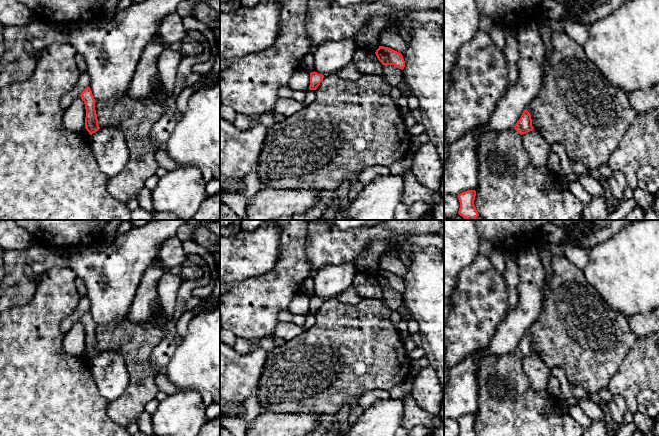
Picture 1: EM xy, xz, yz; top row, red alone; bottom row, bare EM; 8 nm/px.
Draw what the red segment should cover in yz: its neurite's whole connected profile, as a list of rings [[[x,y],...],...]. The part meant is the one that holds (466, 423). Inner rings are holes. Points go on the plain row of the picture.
[[[467,414],[460,417],[457,421],[460,426],[460,432],[458,436],[477,436],[474,429],[474,424],[476,420],[475,414]]]

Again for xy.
[[[87,311],[80,318],[81,323],[84,325],[86,333],[85,352],[90,359],[100,353],[98,349],[97,338],[95,334],[95,323],[90,311]]]

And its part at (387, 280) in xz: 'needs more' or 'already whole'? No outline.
already whole

